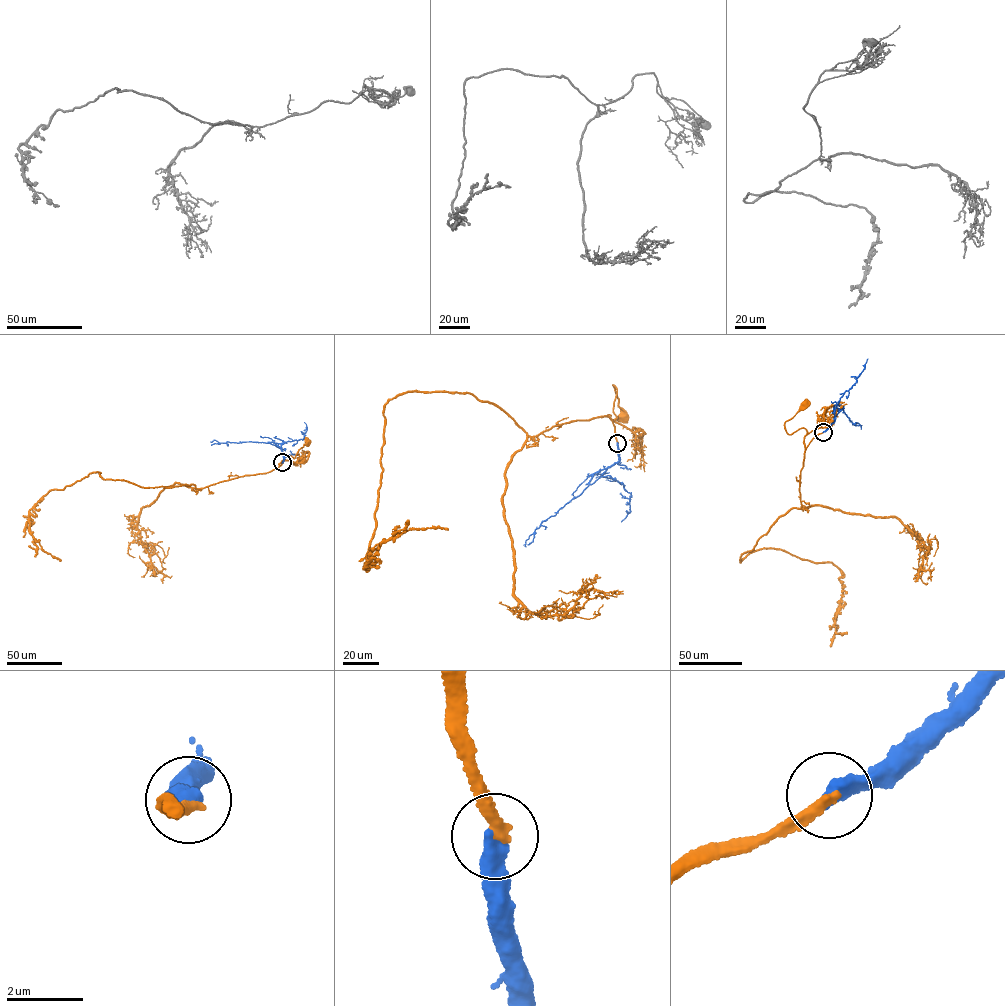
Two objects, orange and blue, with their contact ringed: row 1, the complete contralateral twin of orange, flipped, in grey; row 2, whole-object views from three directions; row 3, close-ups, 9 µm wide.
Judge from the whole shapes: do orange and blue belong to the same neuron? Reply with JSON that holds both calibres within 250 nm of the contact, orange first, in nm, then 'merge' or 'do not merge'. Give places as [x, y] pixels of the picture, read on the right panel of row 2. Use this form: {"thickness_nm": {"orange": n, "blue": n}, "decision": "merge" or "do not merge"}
{"thickness_nm": {"orange": 320, "blue": 480}, "decision": "do not merge"}

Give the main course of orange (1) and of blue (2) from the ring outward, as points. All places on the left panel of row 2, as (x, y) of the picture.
1: (282, 463), (291, 455), (295, 457), (308, 442)
2: (282, 463), (281, 449), (272, 442), (211, 442)

